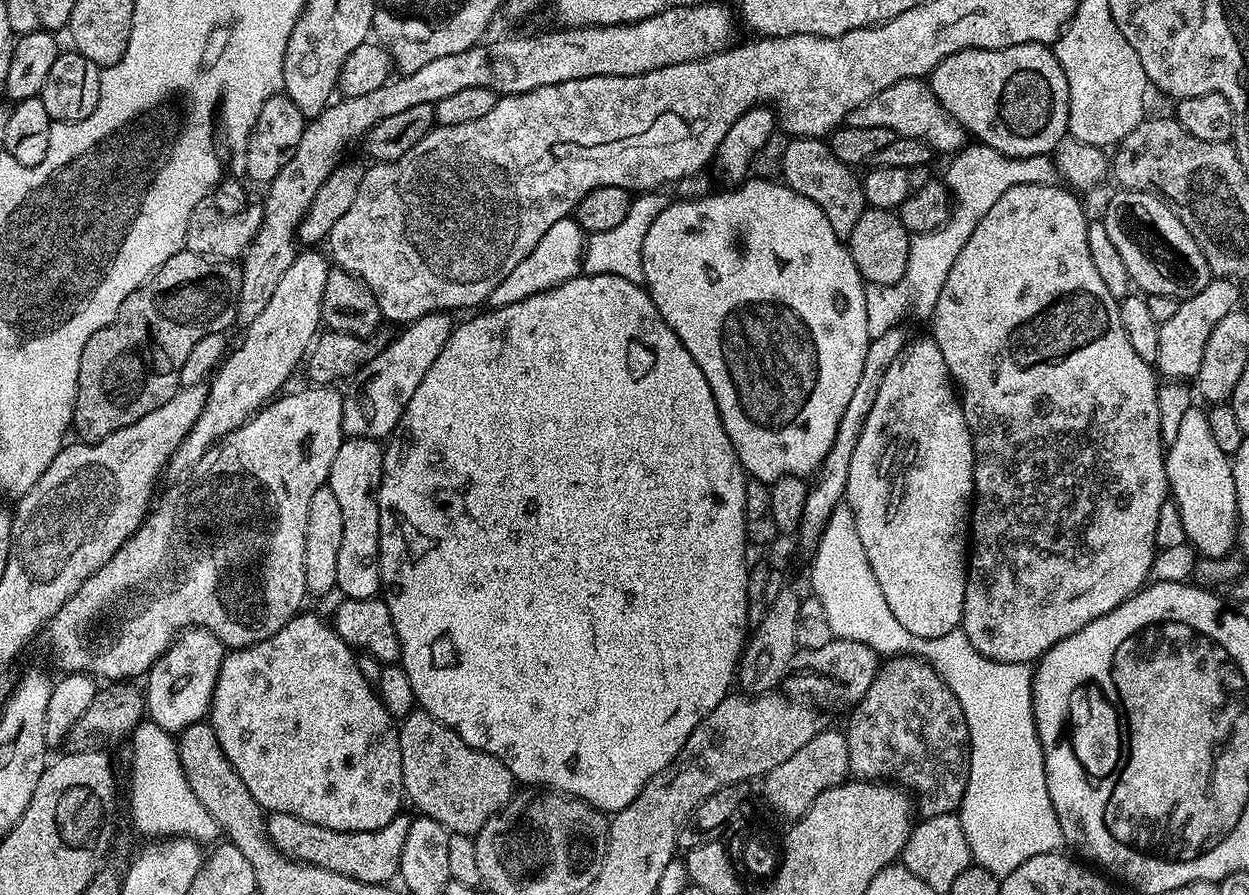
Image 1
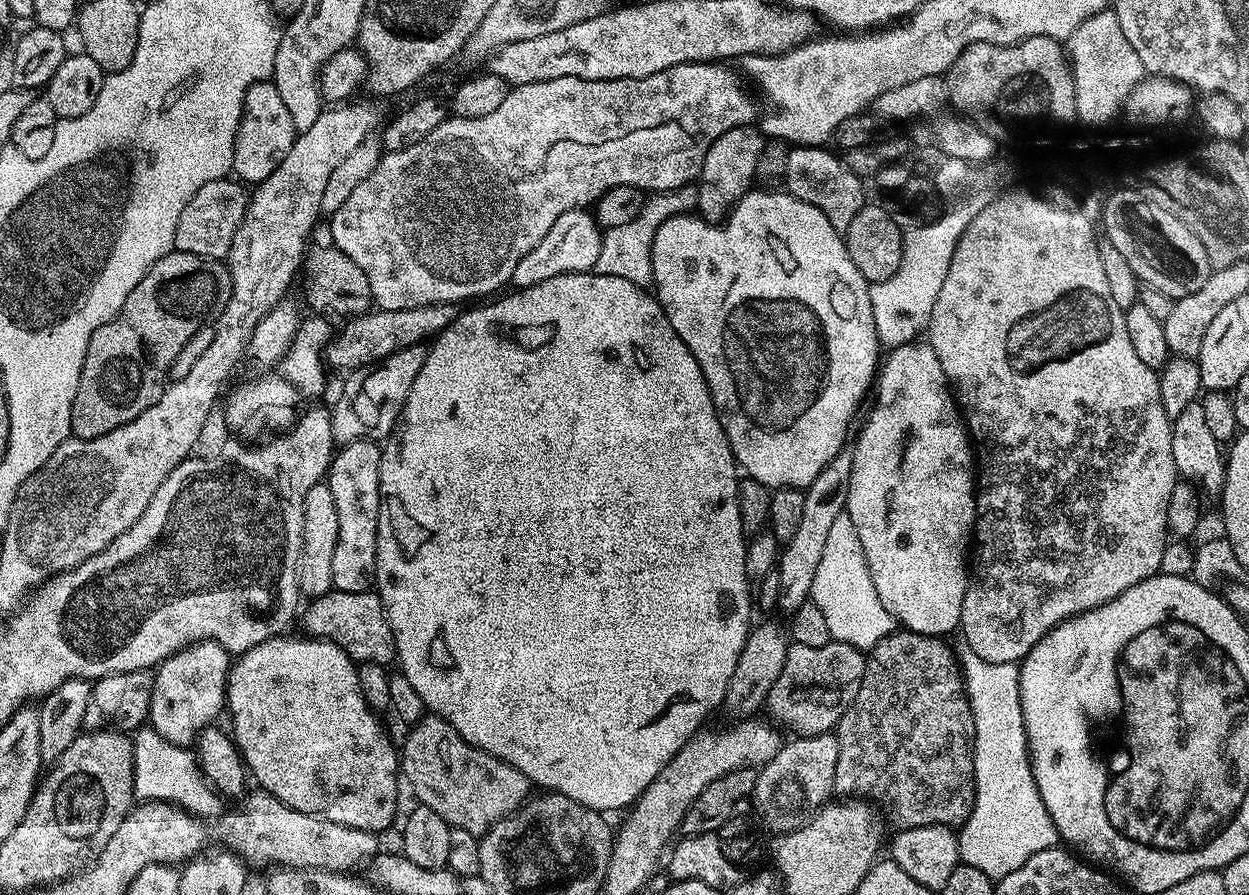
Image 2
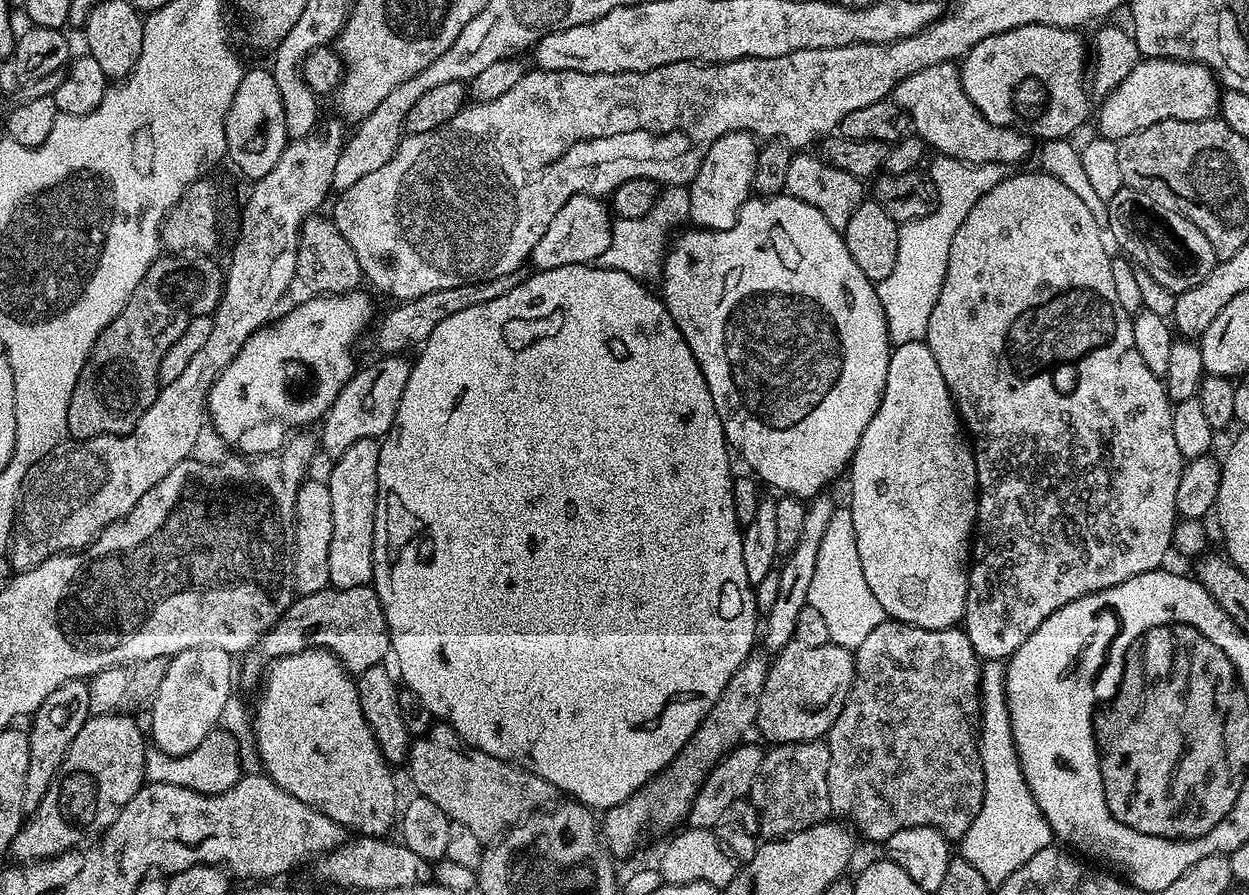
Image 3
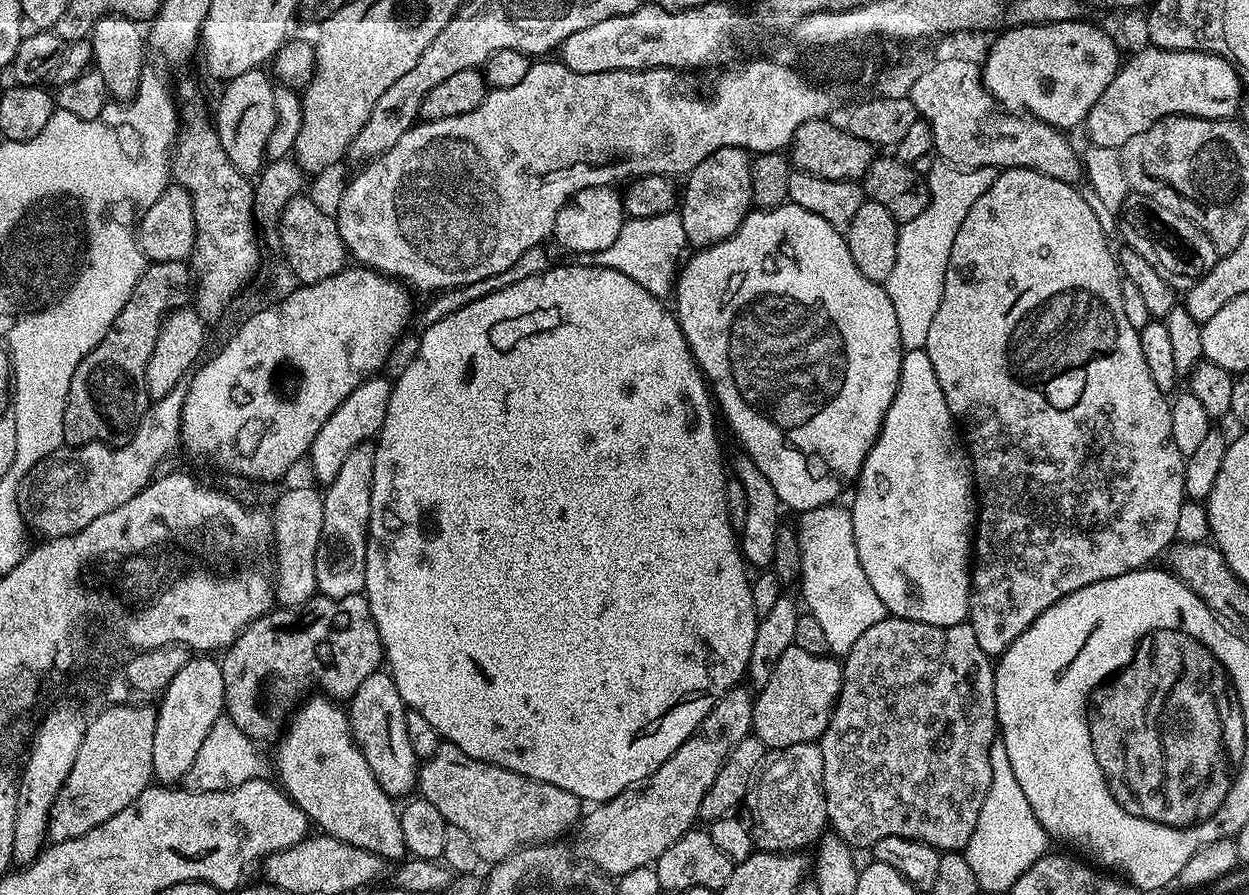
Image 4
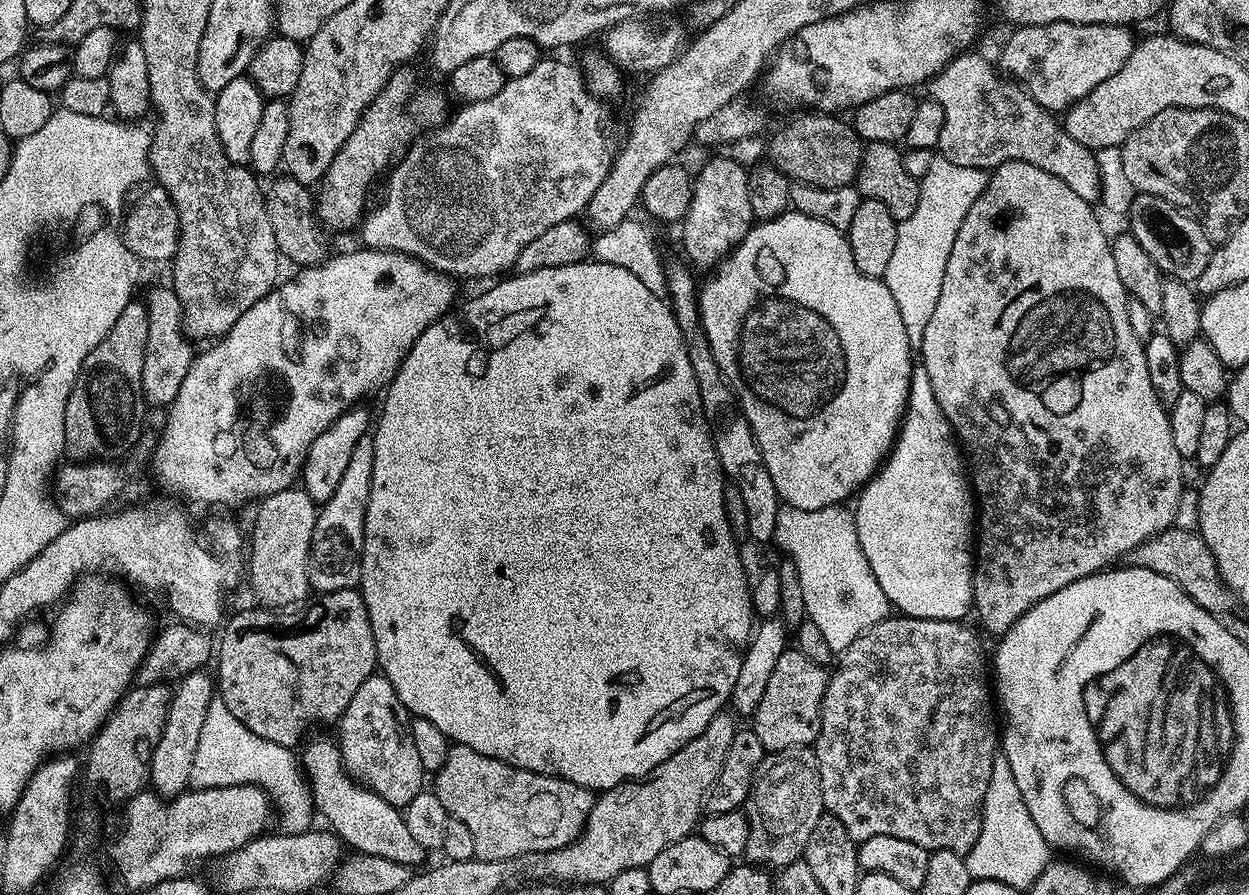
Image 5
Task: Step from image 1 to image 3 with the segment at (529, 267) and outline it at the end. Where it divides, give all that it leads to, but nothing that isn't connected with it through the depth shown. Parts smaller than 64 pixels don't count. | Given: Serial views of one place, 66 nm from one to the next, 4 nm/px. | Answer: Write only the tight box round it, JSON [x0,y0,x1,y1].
[530,196,613,272]

